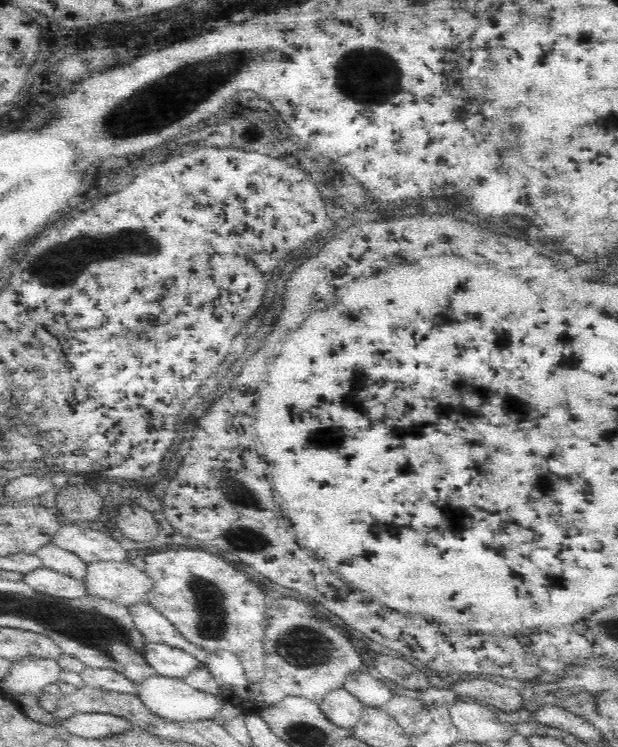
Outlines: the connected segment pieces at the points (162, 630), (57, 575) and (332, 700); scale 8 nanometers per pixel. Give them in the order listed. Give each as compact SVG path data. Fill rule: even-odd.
M136 603L129 606L132 622L143 634L146 641L173 646L184 650L204 662L210 652L188 641L184 635L156 607L147 603Z
M44 566L23 574L22 580L36 591L55 597L75 599L87 594L86 583L83 580Z
M340 685L331 690L319 705L330 721L348 730L353 730L365 707L358 697Z

